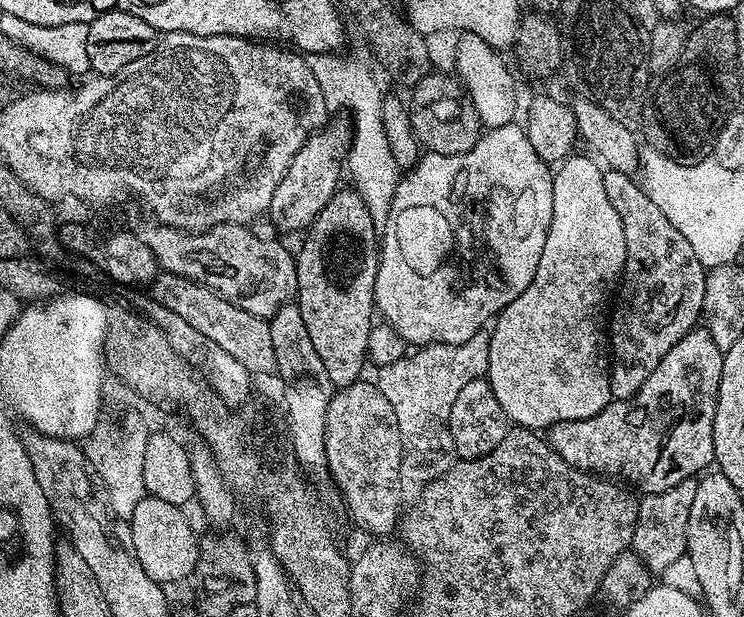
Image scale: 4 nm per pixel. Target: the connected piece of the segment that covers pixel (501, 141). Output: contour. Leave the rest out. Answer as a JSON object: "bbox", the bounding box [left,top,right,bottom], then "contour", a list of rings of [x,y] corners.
{"bbox":[374,122,554,346],"contour":[[[516,122],[500,126],[498,129],[487,129],[481,135],[480,141],[466,154],[443,156],[425,151],[418,163],[412,165],[407,174],[401,175],[393,204],[390,206],[388,223],[382,228],[382,247],[378,252],[380,269],[374,286],[376,295],[374,308],[379,315],[380,312],[384,315],[381,316],[383,323],[389,324],[401,340],[412,346],[433,343],[462,344],[474,334],[485,331],[489,321],[499,316],[503,308],[510,306],[510,302],[514,302],[514,298],[518,298],[518,294],[522,294],[522,290],[526,290],[526,286],[534,282],[534,270],[538,270],[538,262],[542,259],[542,250],[546,247],[546,234],[550,234],[550,222],[554,214],[553,175],[550,164],[535,153],[525,129]]]}

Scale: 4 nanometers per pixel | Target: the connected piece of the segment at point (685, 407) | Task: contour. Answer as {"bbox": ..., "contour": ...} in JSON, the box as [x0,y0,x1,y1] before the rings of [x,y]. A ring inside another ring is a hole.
{"bbox":[546,326,724,494],"contour":[[[697,326],[674,345],[670,354],[662,358],[662,362],[658,362],[654,374],[642,382],[642,386],[629,400],[613,399],[602,411],[585,420],[567,420],[553,424],[547,429],[546,439],[567,464],[580,468],[583,472],[605,478],[619,478],[621,481],[629,480],[624,482],[633,489],[641,488],[641,493],[644,494],[670,490],[670,486],[678,486],[678,482],[699,477],[713,463],[716,454],[714,414],[723,361],[724,352],[718,348],[706,327]]]}

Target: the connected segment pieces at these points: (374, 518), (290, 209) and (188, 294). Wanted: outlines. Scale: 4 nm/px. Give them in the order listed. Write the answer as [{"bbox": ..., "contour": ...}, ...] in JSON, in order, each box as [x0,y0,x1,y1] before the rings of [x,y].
[{"bbox":[325,378,406,538],"contour":[[[361,378],[356,381],[355,384],[346,386],[345,388],[337,390],[332,396],[332,400],[328,403],[328,416],[325,422],[325,454],[326,462],[328,463],[328,470],[331,476],[331,483],[334,485],[335,491],[341,492],[344,495],[344,504],[348,507],[348,512],[352,515],[352,520],[360,528],[365,528],[366,531],[372,535],[372,538],[388,538],[392,531],[397,531],[398,521],[401,519],[402,511],[400,512],[400,500],[402,501],[402,493],[400,490],[400,464],[403,462],[406,455],[406,448],[400,441],[400,431],[402,431],[402,425],[398,418],[395,417],[394,407],[390,406],[386,398],[379,392],[375,383],[369,382],[367,379]]]},{"bbox":[267,119,352,233],"contour":[[[329,119],[323,128],[316,129],[308,141],[294,154],[294,162],[286,170],[282,182],[278,182],[278,190],[274,190],[274,198],[270,198],[267,215],[272,216],[276,228],[280,232],[303,233],[316,221],[316,215],[330,202],[330,198],[338,191],[336,179],[342,174],[342,165],[347,161],[349,143],[352,139],[352,128],[349,121]]]},{"bbox":[150,275,275,374],"contour":[[[157,275],[151,285],[150,295],[159,304],[166,306],[166,310],[170,310],[175,319],[185,320],[195,332],[222,346],[226,354],[234,354],[234,358],[238,358],[238,362],[242,362],[242,366],[246,366],[249,372],[268,374],[275,369],[274,345],[270,342],[267,319],[234,306],[217,292],[212,292],[194,280],[187,280],[184,276]]]}]

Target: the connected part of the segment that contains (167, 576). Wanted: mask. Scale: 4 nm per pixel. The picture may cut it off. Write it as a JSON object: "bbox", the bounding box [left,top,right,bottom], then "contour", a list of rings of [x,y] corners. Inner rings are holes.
{"bbox":[129,495,200,586],"contour":[[[145,495],[129,520],[131,542],[134,543],[138,562],[146,570],[146,574],[162,586],[169,586],[168,584],[186,577],[189,579],[196,570],[200,540],[197,531],[194,532],[192,528],[191,519],[188,520],[183,512],[185,511],[177,504]]]}

